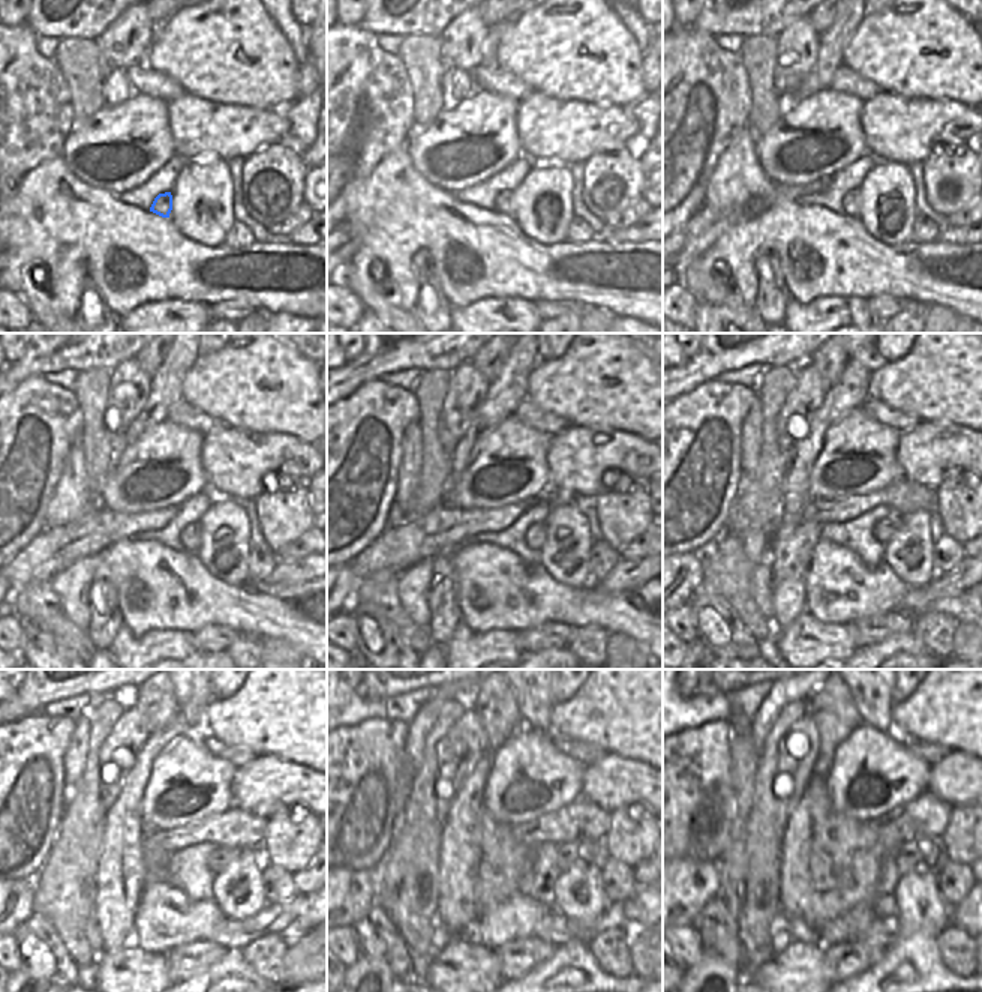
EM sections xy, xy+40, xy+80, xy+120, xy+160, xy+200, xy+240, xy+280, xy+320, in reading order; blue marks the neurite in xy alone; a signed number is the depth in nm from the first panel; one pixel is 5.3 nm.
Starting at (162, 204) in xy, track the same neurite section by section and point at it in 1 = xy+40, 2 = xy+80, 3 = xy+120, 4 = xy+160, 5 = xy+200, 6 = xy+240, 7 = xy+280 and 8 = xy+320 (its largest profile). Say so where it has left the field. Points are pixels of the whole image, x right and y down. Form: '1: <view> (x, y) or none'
1: xy+40 (502, 204)
2: xy+80 (850, 201)
3: xy+120 (191, 539)
4: xy+160 (535, 535)
5: xy+200 (885, 529)
6: xy+240 (218, 860)
7: xy+280 (592, 851)
8: xy+320 (928, 853)

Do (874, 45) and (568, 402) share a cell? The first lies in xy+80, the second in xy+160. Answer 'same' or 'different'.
same

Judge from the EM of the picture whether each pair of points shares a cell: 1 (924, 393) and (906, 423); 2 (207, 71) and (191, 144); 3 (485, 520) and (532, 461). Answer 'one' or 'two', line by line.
1: two
2: two
3: two

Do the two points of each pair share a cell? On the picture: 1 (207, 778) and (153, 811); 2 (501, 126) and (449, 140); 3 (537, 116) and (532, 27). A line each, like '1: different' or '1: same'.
1: same
2: same
3: different

